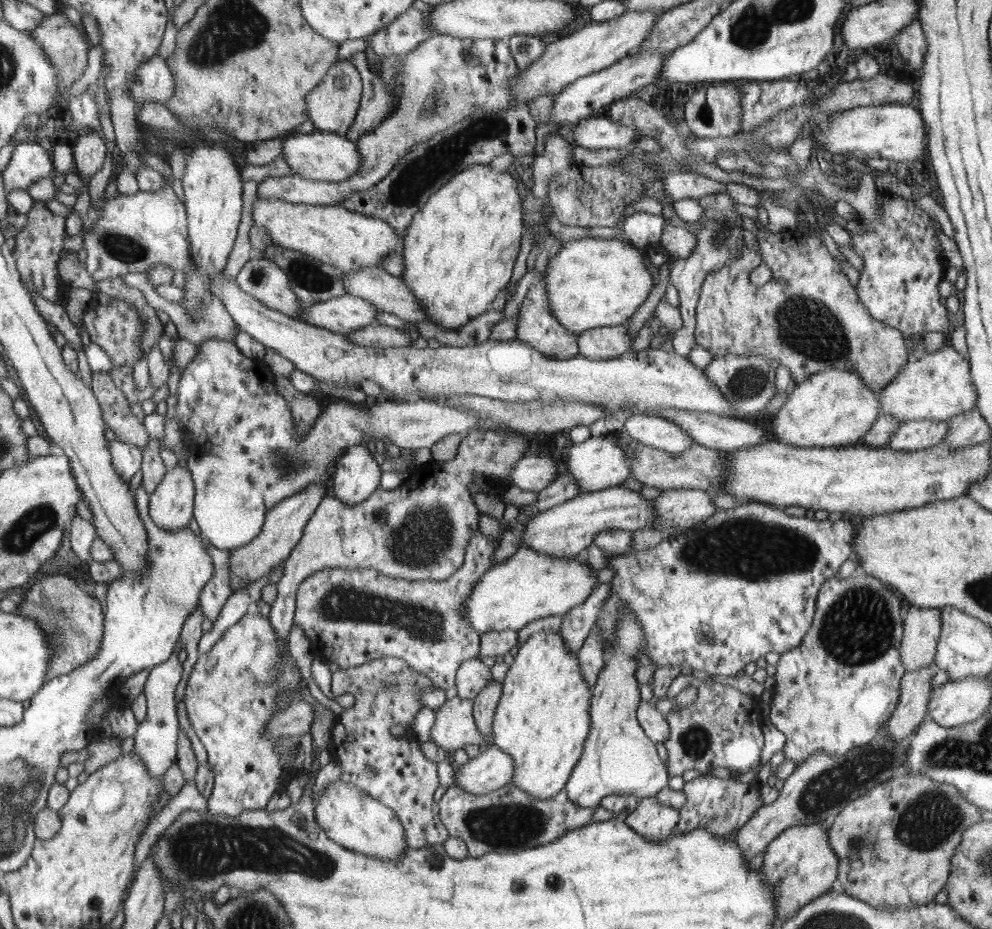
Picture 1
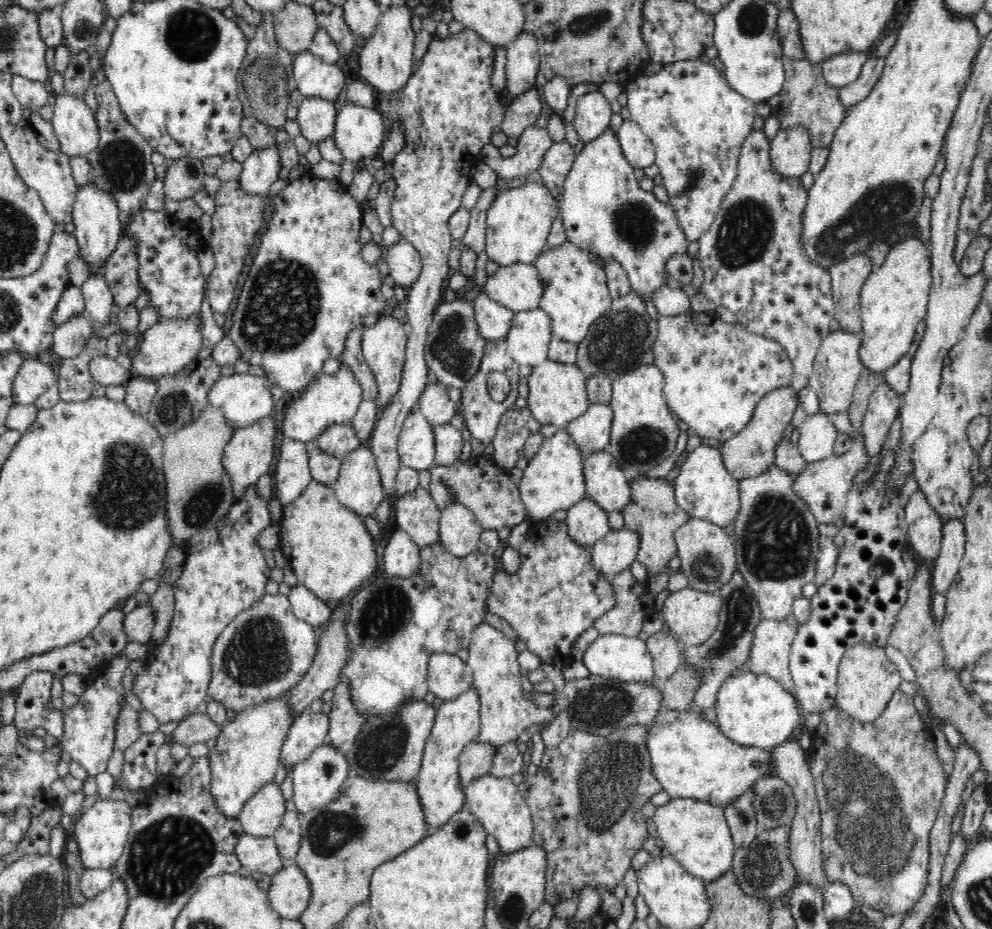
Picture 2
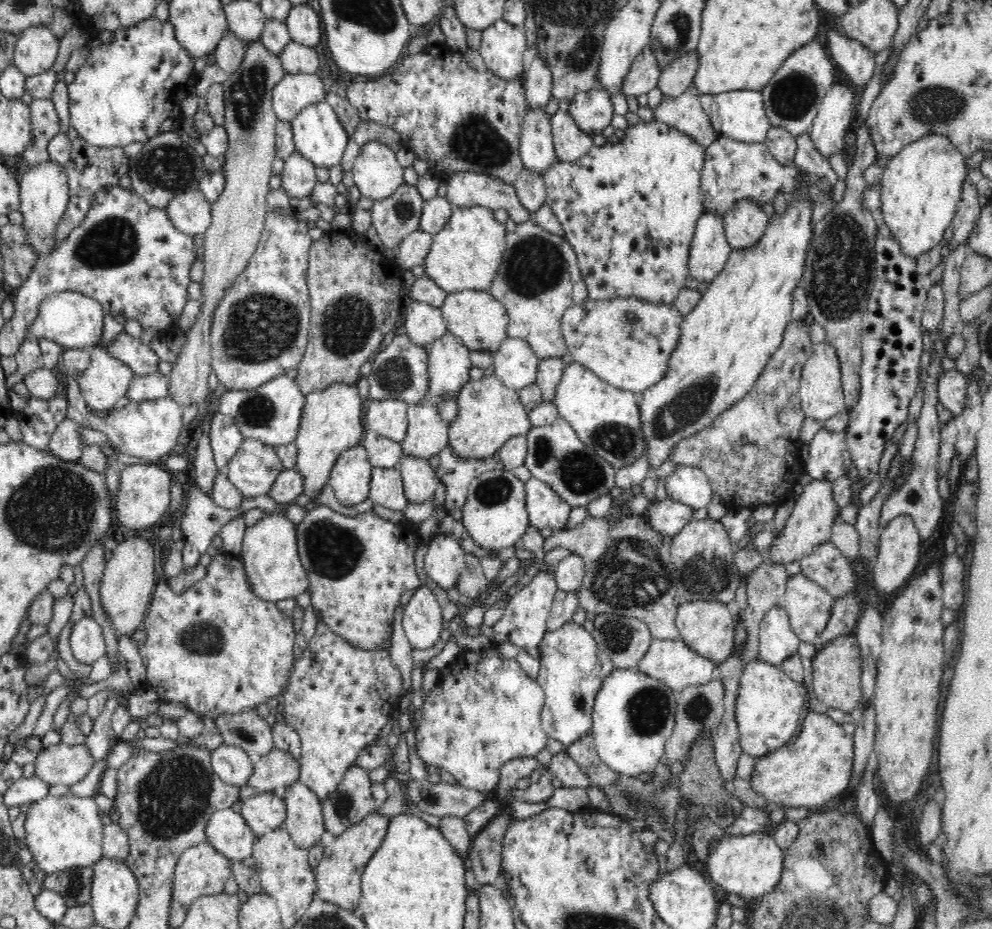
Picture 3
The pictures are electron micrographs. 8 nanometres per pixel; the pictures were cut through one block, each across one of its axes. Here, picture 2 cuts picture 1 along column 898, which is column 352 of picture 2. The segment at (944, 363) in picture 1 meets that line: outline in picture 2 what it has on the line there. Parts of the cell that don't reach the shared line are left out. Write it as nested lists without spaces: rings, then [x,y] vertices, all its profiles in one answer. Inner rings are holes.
[[[340,363],[339,370],[334,374],[320,373],[304,389],[298,400],[286,406],[286,414],[282,421],[284,437],[291,438],[306,444],[311,444],[329,426],[349,424],[358,413],[363,402],[362,387],[350,367]]]

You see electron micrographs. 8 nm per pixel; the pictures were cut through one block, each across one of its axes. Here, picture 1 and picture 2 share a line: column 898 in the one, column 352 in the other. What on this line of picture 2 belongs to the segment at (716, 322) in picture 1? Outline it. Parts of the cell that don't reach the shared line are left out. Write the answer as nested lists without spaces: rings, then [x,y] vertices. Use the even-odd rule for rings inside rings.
[[[361,327],[349,335],[345,350],[340,354],[340,360],[350,367],[350,371],[358,379],[358,383],[362,387],[363,399],[374,401],[379,396],[378,383],[376,383],[376,379],[374,379],[374,375],[363,357],[361,348],[363,332],[364,329]]]

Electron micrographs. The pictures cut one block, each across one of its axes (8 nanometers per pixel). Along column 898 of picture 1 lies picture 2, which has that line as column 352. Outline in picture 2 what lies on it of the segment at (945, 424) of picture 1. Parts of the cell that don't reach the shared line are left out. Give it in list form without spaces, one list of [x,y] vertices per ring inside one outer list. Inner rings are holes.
[[[349,423],[329,426],[314,442],[308,444],[308,447],[310,449],[318,447],[318,449],[342,459],[349,452],[365,445]]]

